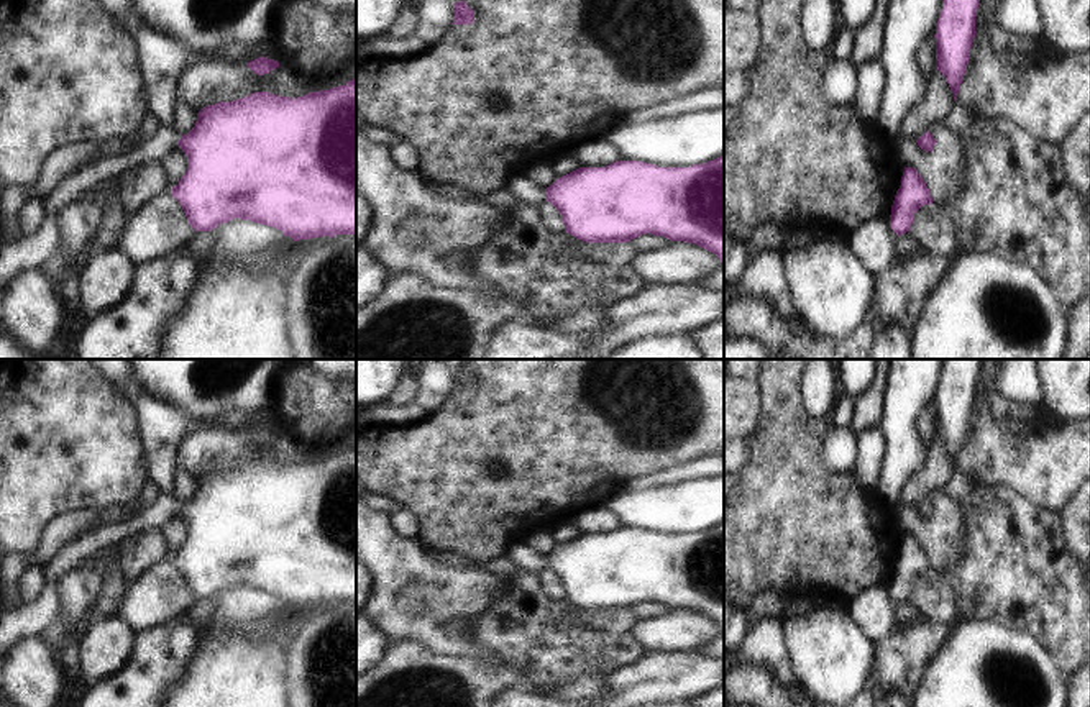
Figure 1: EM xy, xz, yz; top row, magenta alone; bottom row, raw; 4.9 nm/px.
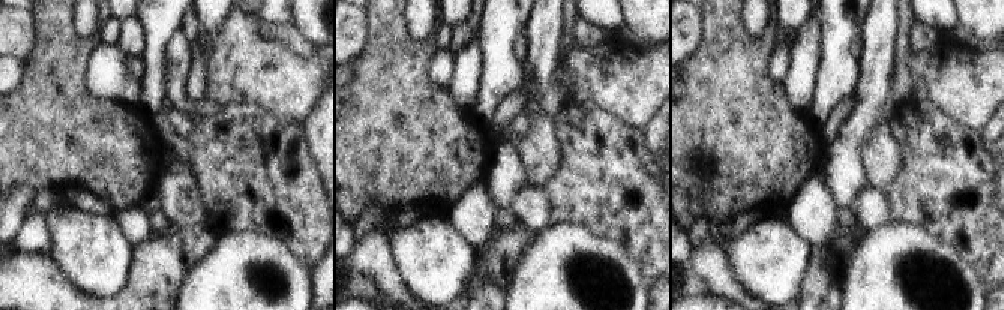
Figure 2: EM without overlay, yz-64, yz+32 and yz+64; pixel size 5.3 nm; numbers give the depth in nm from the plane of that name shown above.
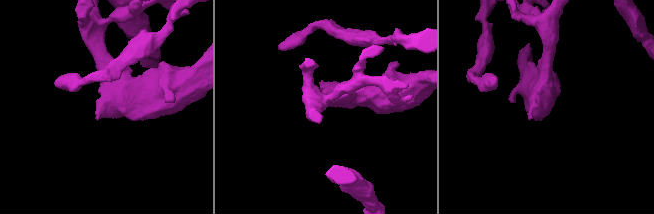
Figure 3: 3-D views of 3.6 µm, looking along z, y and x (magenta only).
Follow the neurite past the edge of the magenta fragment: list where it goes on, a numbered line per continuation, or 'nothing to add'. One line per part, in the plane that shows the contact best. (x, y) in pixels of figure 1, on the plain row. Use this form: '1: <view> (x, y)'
1: xz (522, 555)

